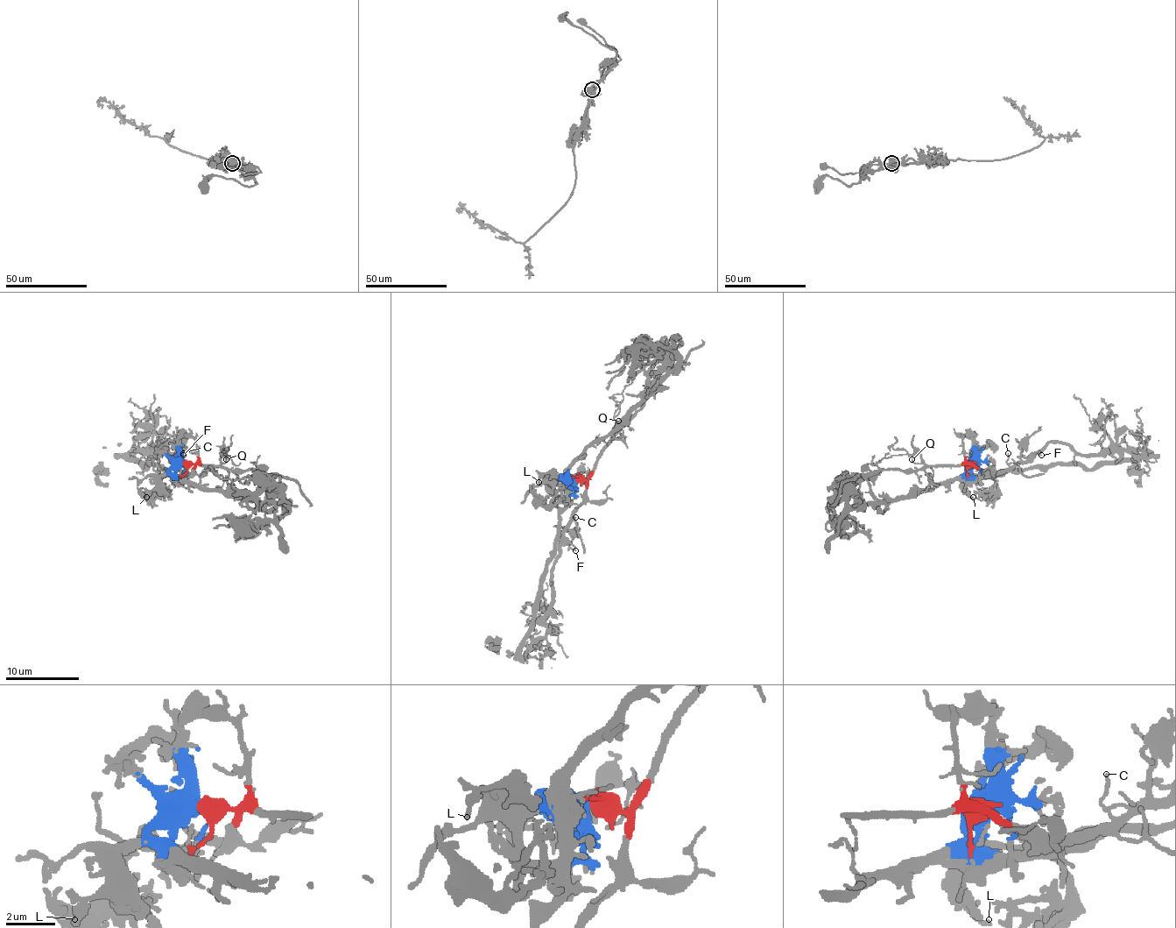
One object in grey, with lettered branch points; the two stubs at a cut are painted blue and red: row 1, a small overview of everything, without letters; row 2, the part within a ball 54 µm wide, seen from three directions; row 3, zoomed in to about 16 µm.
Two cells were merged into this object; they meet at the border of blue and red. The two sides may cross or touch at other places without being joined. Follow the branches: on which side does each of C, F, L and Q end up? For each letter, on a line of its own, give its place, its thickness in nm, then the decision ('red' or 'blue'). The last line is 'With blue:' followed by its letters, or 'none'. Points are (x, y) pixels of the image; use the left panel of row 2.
C: at (183, 453); 80 nm thick; red
F: at (183, 455); 140 nm thick; red
L: at (146, 497); 130 nm thick; blue
Q: at (226, 459); 90 nm thick; red
With blue: L

